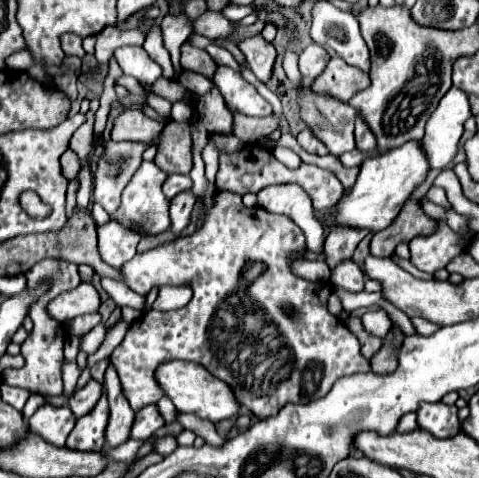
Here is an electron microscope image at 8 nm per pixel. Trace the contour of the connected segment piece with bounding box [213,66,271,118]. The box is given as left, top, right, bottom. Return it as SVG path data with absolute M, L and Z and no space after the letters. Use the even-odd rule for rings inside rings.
M218 66L213 81L231 112L239 112L251 118L271 116L271 104L237 70L229 66Z

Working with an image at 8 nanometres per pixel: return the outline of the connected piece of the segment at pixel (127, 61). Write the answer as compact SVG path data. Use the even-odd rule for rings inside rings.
M141 46L117 48L115 58L125 74L137 78L139 82L143 82L147 86L153 84L161 76L161 68L157 66L157 62L153 62L149 58L149 54L145 54L145 50Z

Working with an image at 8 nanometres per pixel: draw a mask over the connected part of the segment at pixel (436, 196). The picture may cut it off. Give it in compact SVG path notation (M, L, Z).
M431 186L431 188L429 188L429 192L421 198L421 202L433 202L433 204L437 204L437 206L445 208L445 210L451 210L451 206L449 206L449 200L447 200L445 192L443 192L441 188L437 188L437 186Z

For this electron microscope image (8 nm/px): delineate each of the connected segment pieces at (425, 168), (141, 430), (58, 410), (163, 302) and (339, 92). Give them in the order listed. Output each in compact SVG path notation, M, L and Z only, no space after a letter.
M421 140L405 142L405 146L367 158L365 164L361 164L361 172L357 176L355 186L351 188L347 198L337 206L335 222L355 228L369 228L373 234L383 230L399 214L401 204L405 204L413 190L427 178L429 170L429 158L427 154L423 154Z
M145 406L135 414L135 422L133 422L133 430L131 430L131 438L137 440L145 440L149 436L155 434L155 430L159 430L165 424L165 420L161 418L161 414L157 412L157 408Z
M43 404L29 418L29 430L53 446L65 446L65 440L69 432L73 430L75 420L77 418L73 416L73 412L67 406Z
M161 286L157 300L153 302L155 310L171 310L181 308L191 300L191 288L177 288L177 286Z
M331 56L327 68L321 72L317 82L313 82L313 90L331 94L341 102L347 102L355 92L370 85L369 75L355 66L349 66L339 56Z

